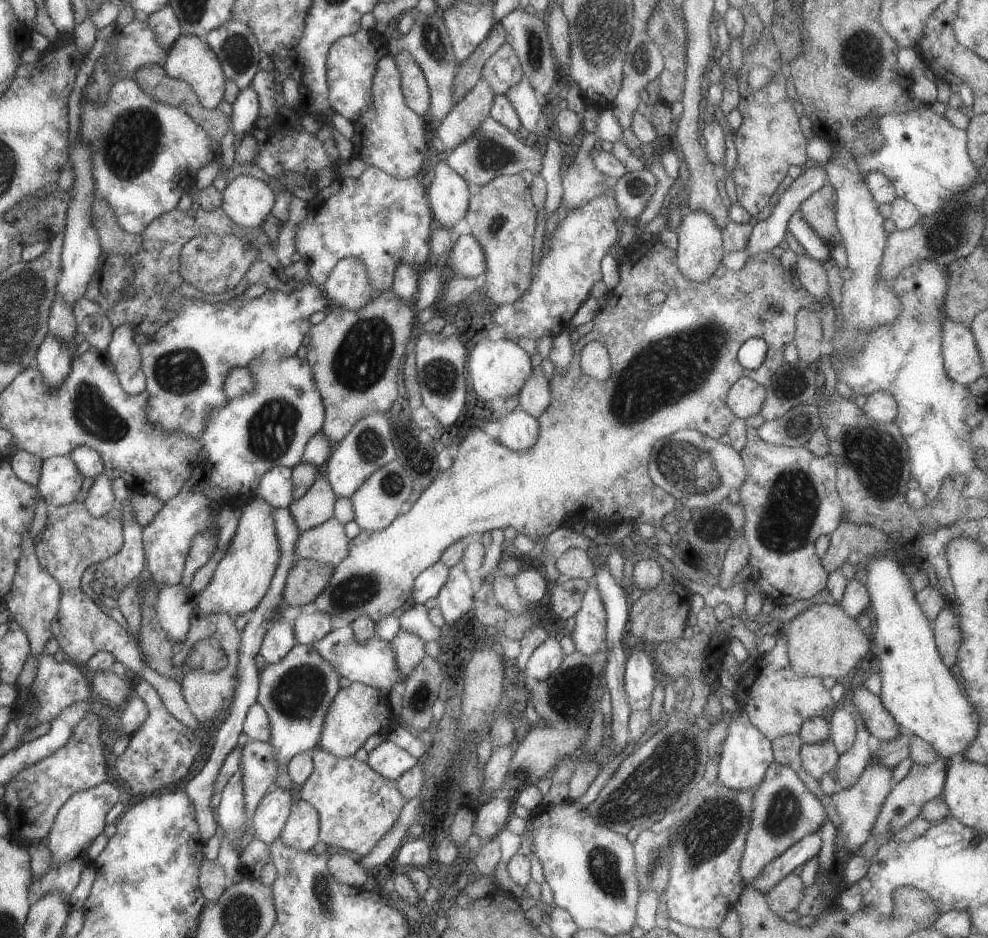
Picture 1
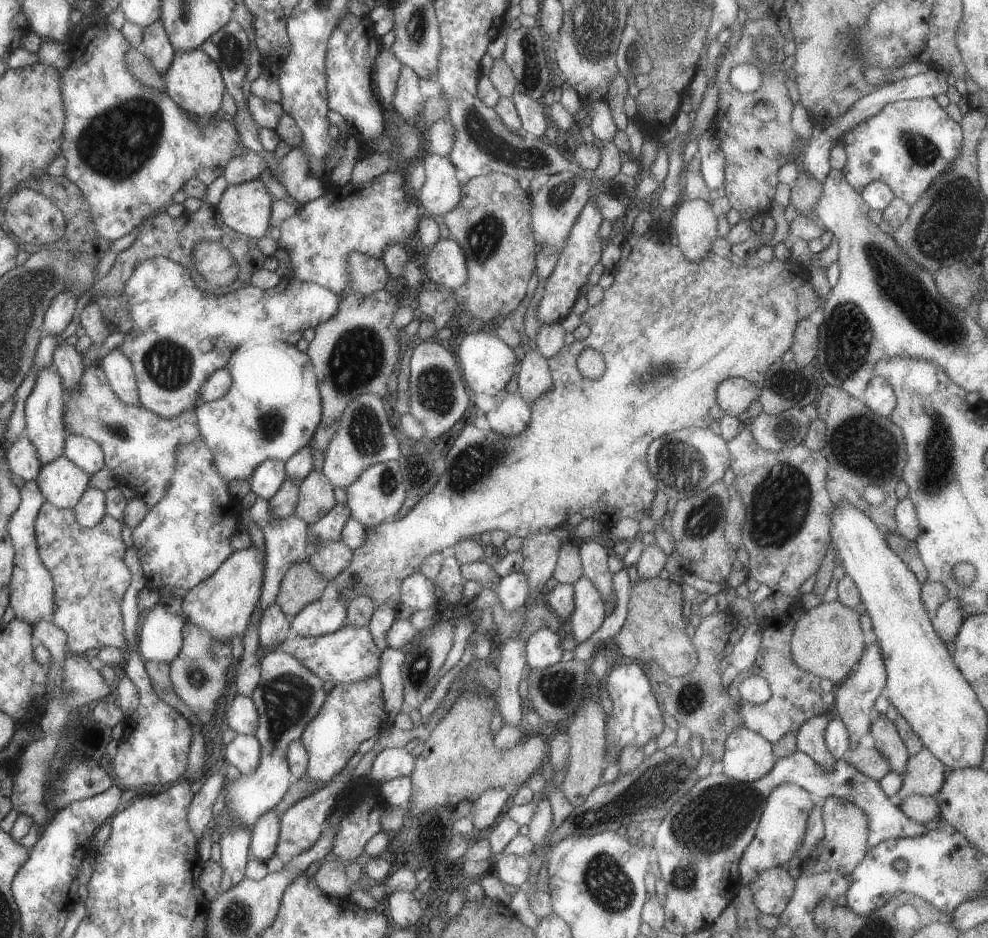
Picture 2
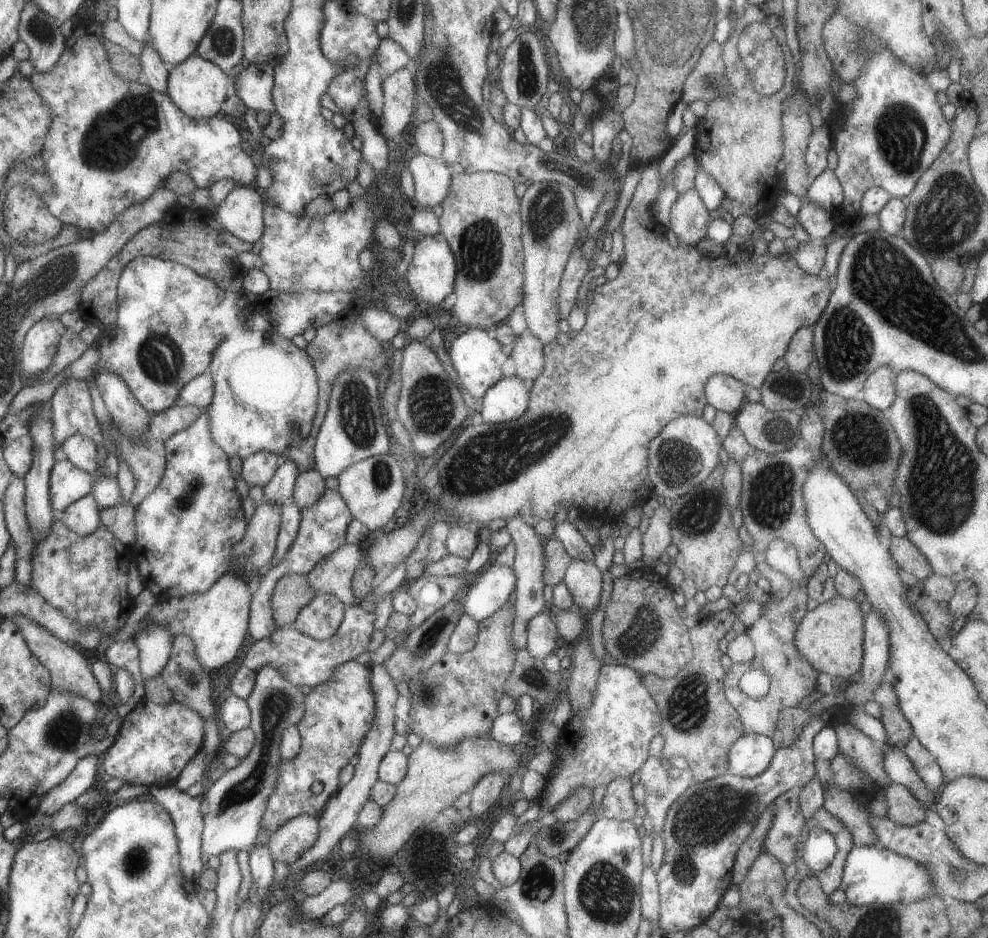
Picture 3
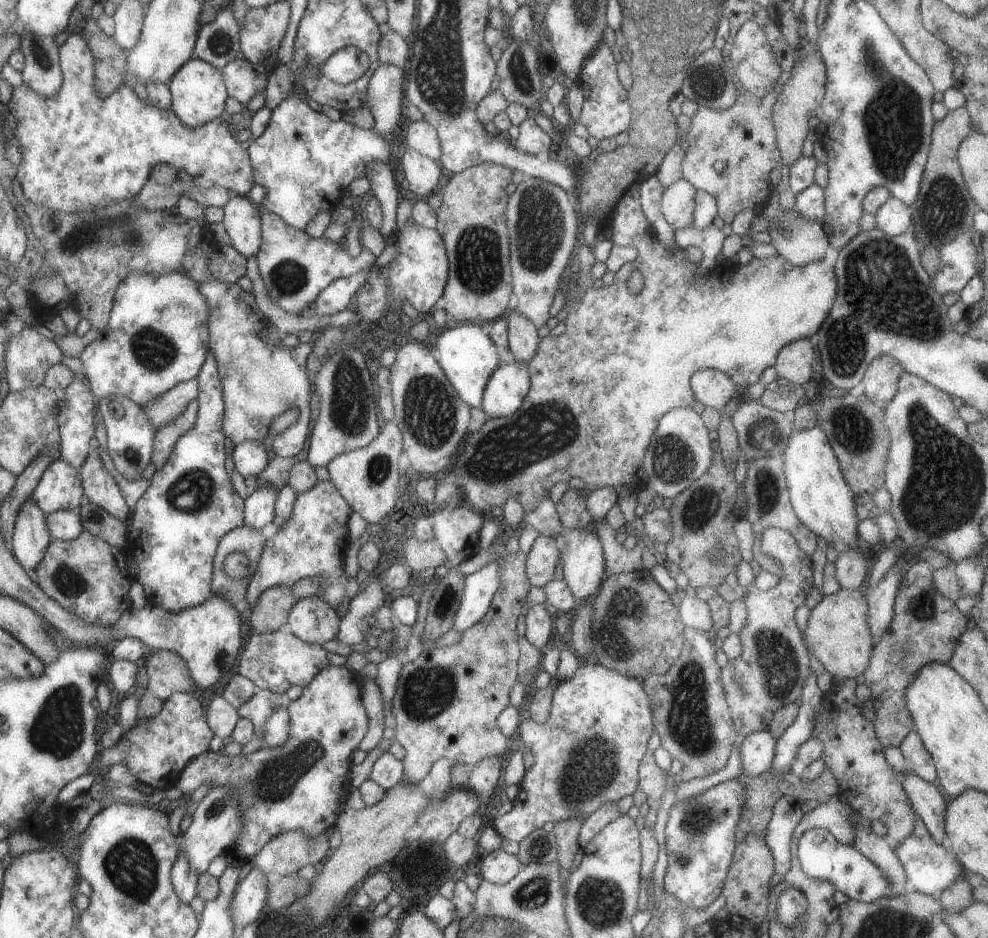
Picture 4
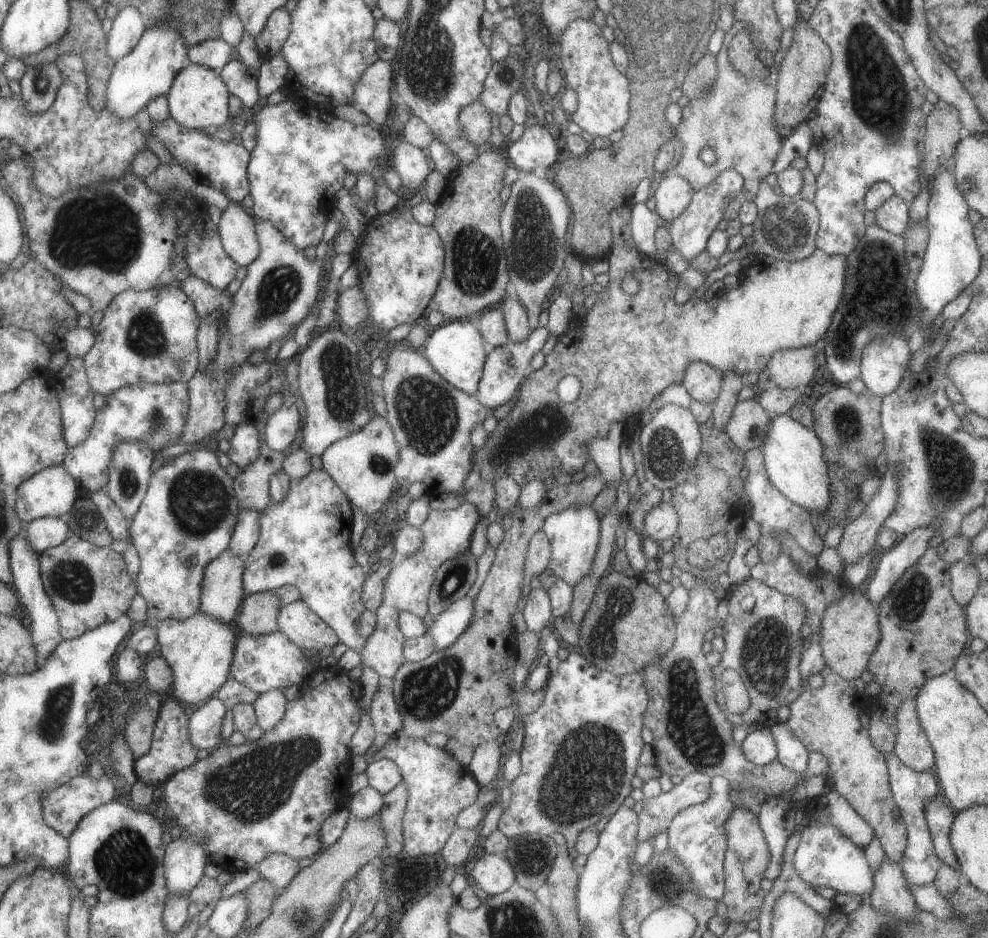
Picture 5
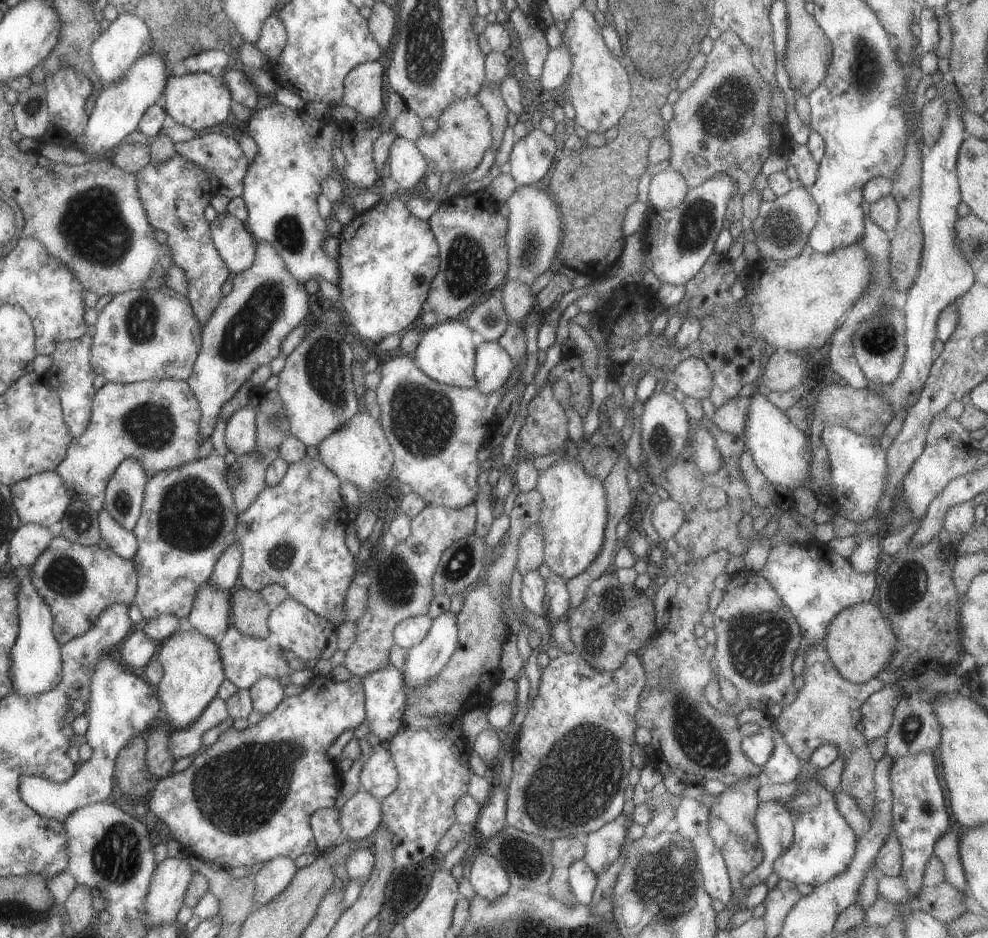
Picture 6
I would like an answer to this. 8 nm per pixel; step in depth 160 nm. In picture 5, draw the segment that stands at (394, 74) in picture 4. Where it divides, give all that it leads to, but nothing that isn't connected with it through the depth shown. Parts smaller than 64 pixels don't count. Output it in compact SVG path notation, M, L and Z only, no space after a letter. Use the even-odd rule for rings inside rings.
M378 59L371 66L359 74L359 80L353 84L353 104L357 110L364 113L369 118L369 124L380 126L386 123L386 120L392 115L389 102L389 92L393 89L393 72L391 72L389 61Z

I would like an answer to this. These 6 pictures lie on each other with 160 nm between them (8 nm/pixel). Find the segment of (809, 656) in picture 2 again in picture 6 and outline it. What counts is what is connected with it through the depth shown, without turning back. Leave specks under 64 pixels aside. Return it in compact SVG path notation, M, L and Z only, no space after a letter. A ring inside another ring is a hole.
M867 602L857 603L841 609L827 625L824 636L825 650L835 670L849 682L864 683L884 670L890 656L896 649L895 635L877 605Z

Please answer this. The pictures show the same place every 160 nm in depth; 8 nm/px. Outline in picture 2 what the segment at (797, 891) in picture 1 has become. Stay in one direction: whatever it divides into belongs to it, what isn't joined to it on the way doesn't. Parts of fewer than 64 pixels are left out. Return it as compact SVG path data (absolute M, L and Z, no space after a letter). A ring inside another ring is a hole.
M775 866L759 872L759 876L749 882L748 888L755 908L761 914L777 917L789 903L794 890L794 880L784 866Z

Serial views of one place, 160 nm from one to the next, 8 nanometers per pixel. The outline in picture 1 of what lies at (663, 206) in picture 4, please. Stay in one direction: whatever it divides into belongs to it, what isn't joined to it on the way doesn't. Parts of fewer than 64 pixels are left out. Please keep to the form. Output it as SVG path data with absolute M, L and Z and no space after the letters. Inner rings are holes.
M693 210L681 218L675 232L678 239L676 248L677 268L687 280L693 280L694 282L707 280L717 270L717 266L721 264L723 254L721 229L709 214Z

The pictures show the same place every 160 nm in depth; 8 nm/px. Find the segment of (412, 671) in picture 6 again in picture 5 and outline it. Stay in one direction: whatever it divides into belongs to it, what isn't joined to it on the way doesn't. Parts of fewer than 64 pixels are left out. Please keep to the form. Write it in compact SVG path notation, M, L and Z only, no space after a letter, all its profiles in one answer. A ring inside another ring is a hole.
M463 597L447 606L427 628L427 634L433 640L436 650L451 646L469 625L473 616L473 599Z

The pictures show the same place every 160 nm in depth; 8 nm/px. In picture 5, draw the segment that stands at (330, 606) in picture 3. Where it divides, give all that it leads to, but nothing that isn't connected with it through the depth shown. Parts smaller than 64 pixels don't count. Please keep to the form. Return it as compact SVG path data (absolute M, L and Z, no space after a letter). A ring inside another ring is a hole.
M300 600L280 606L277 612L277 631L299 650L320 651L340 643L335 632Z

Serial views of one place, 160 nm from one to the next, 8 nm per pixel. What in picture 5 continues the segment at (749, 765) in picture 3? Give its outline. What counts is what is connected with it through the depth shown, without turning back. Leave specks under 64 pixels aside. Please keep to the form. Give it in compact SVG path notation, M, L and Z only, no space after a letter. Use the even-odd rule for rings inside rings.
M769 727L751 729L741 742L740 748L750 764L764 766L775 760L775 744Z

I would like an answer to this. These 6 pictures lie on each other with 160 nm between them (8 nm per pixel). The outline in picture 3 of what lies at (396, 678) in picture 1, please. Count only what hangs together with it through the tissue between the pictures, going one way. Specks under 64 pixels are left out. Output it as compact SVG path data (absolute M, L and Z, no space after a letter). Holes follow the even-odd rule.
M357 604L343 606L343 619L337 626L335 634L323 641L317 641L299 633L296 629L290 630L275 628L267 636L249 646L243 656L243 666L251 672L257 672L263 666L277 668L283 678L293 686L315 686L327 682L335 666L353 661L356 656L363 653L370 642L371 634L377 626L377 619L373 613L367 613Z

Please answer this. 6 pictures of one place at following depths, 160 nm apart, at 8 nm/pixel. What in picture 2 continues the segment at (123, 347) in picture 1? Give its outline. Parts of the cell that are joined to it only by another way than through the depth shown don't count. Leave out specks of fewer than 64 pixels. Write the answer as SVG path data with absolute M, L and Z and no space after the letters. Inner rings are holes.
M115 348L109 356L100 360L100 365L103 366L103 370L109 378L115 398L127 406L140 406L134 368L131 366L131 362Z

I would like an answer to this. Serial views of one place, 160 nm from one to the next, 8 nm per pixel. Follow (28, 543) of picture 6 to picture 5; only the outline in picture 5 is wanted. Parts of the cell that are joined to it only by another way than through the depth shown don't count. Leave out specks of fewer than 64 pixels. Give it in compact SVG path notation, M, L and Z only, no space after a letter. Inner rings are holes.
M43 517L25 524L23 534L33 546L33 550L43 554L45 550L63 544L73 533L62 517Z

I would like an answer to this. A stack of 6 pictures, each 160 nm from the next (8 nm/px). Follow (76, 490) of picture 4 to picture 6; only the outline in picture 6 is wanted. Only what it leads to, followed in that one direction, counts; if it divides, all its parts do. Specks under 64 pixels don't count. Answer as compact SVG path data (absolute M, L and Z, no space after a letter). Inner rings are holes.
M57 471L37 473L12 486L14 505L23 524L37 523L59 528L73 496Z

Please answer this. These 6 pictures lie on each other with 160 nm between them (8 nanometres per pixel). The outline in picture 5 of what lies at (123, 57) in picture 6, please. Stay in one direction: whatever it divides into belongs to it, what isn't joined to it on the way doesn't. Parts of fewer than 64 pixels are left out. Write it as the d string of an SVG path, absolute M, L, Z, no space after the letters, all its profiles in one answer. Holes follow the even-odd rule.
M127 6L115 14L112 29L108 33L107 52L113 60L129 54L146 30L145 17L135 8Z

